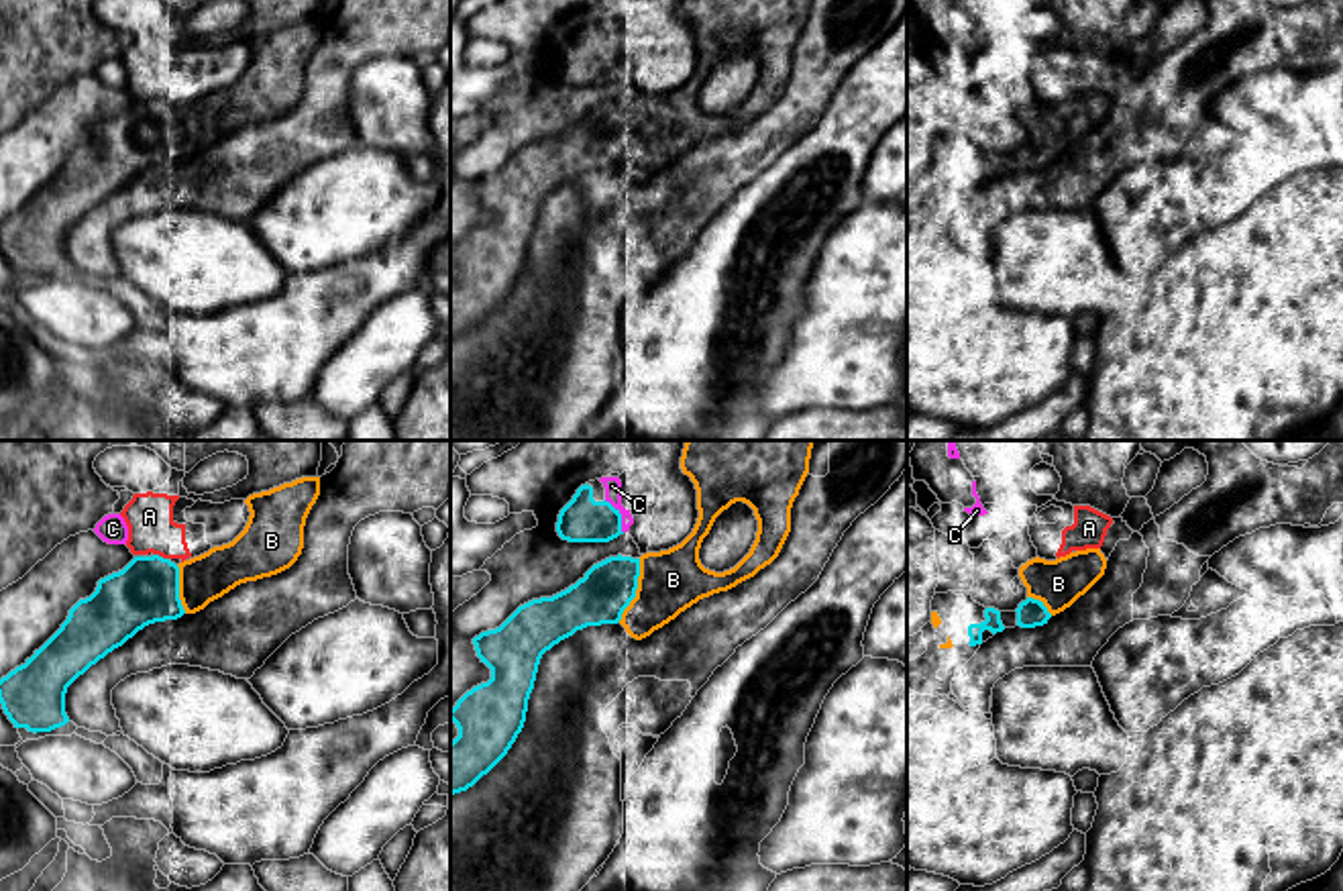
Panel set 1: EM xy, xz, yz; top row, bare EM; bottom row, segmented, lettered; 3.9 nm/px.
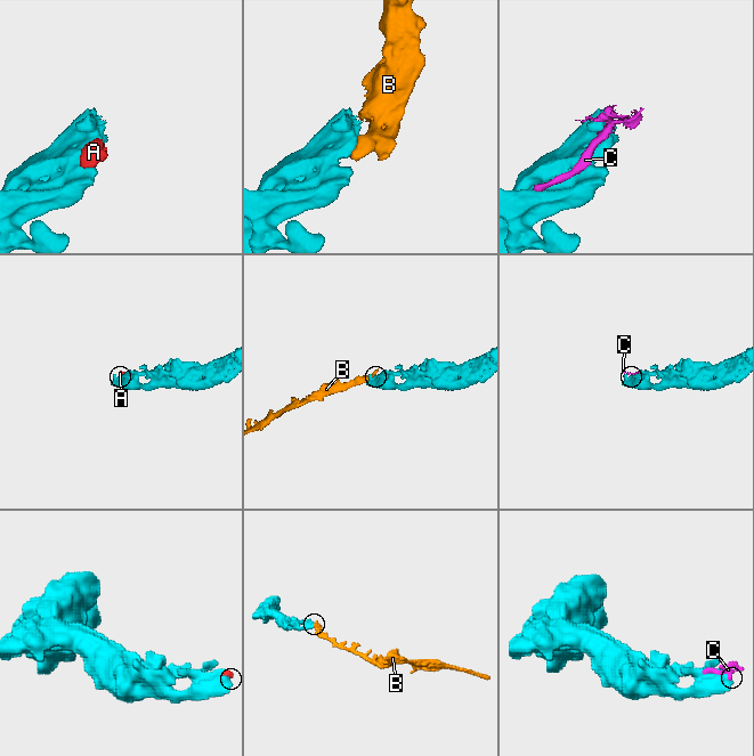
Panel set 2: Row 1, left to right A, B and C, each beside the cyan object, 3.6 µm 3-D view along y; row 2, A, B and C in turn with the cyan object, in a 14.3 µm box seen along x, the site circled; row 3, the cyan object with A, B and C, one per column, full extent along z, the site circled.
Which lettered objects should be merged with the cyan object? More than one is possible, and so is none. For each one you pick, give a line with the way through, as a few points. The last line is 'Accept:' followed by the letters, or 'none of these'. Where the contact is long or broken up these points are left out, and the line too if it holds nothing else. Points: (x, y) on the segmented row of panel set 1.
Accept: B

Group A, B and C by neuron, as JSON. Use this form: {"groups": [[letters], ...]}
{"groups": [["A"], ["B"], ["C"]]}

